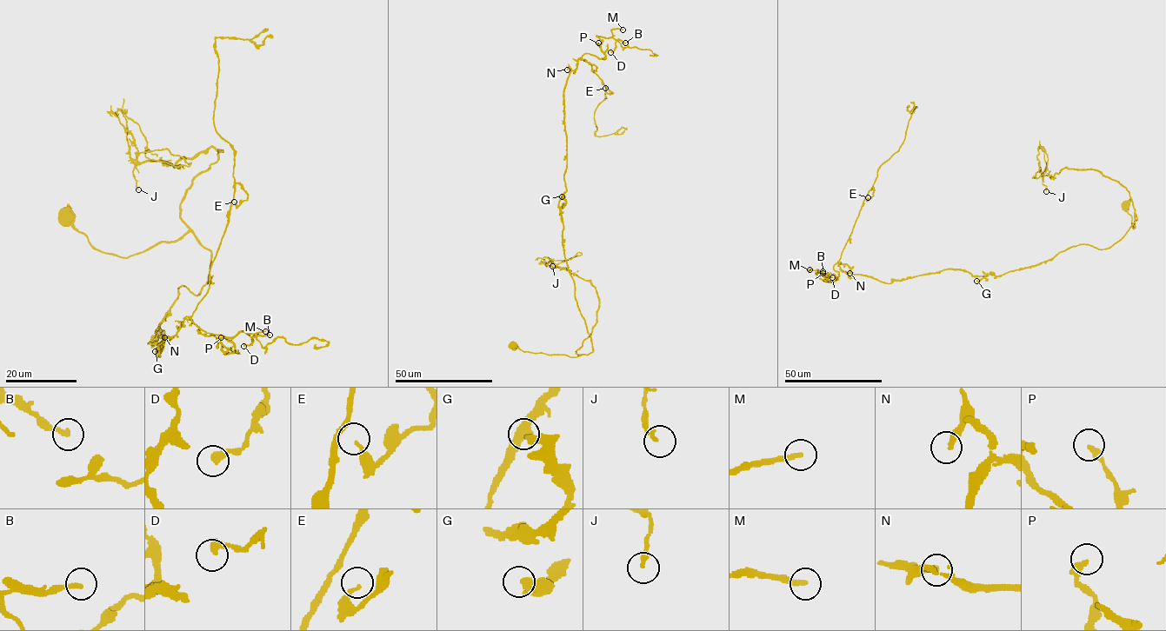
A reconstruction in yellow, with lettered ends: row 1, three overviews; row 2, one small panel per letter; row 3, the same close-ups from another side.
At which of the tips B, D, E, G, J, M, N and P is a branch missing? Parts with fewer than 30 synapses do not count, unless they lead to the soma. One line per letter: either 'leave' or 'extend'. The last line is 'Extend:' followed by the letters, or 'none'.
B: leave
D: leave
E: leave
G: leave
J: leave
M: extend
N: leave
P: leave
Extend: M

